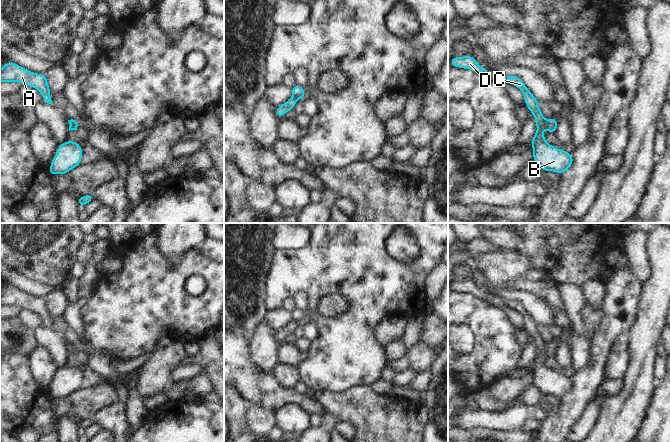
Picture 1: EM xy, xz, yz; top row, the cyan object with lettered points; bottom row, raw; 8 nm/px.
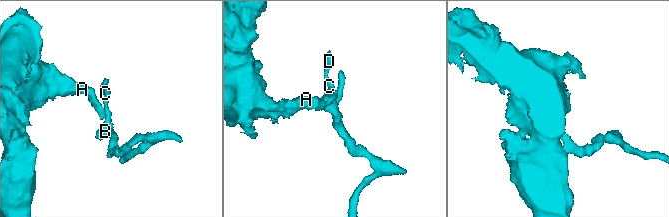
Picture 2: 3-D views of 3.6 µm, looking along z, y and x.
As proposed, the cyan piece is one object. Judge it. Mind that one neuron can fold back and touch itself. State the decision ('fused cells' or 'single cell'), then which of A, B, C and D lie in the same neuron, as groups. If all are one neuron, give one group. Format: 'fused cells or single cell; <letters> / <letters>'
fused cells; A / B C D

